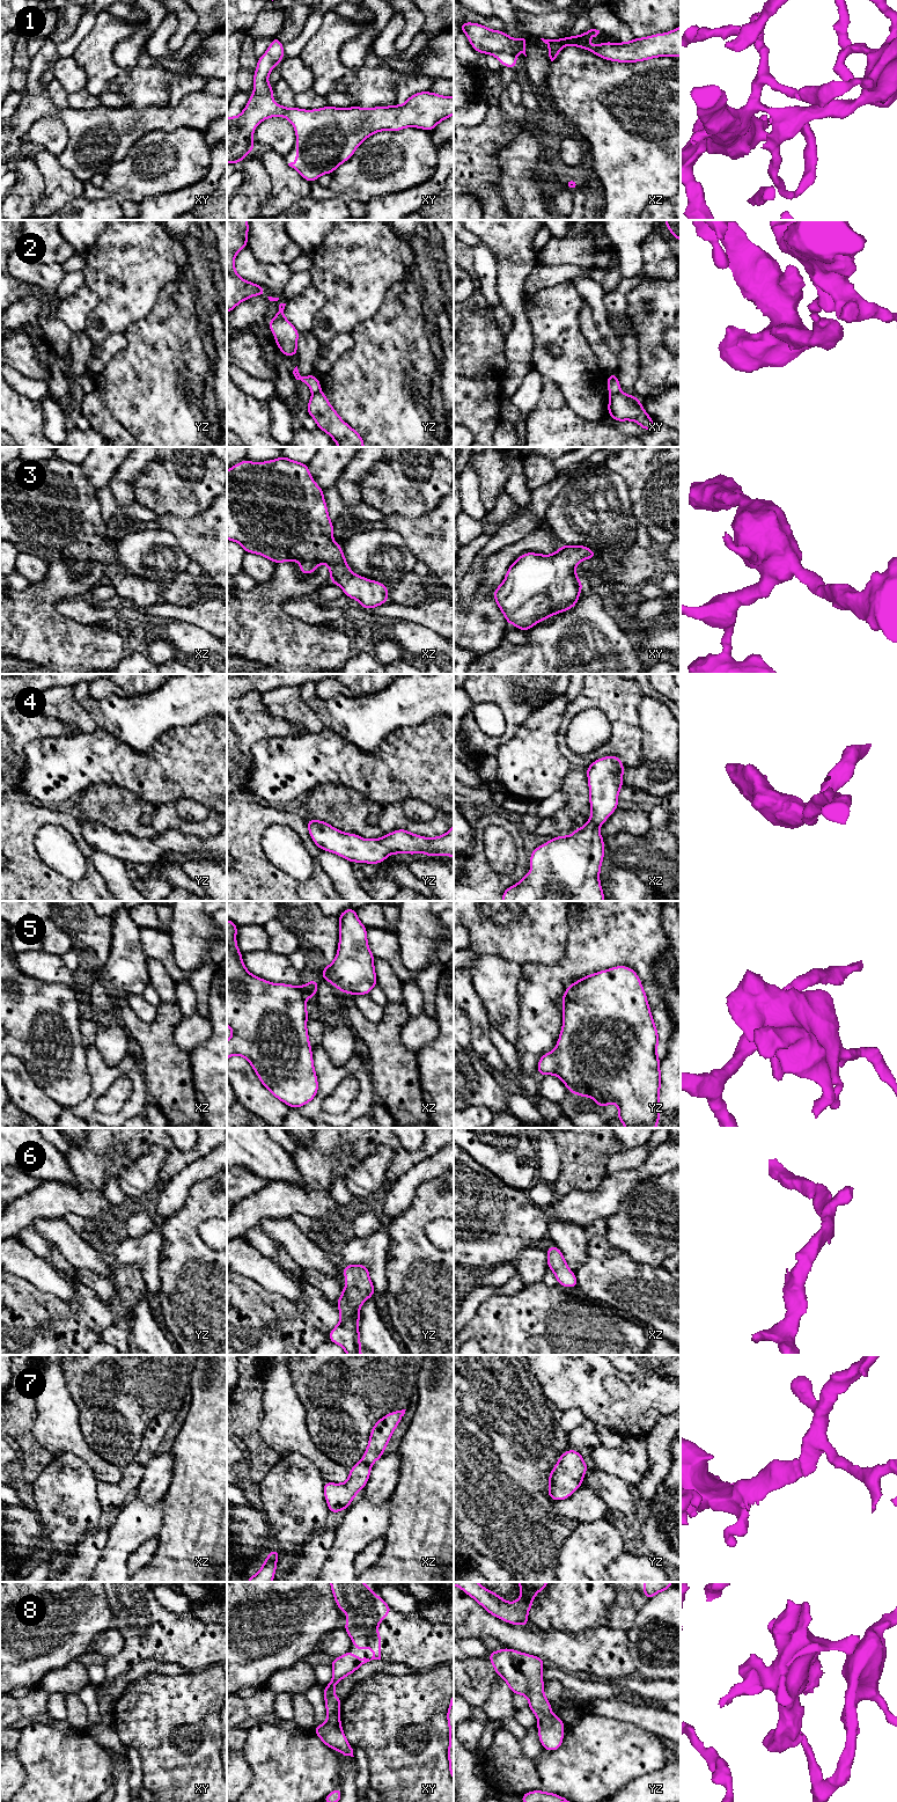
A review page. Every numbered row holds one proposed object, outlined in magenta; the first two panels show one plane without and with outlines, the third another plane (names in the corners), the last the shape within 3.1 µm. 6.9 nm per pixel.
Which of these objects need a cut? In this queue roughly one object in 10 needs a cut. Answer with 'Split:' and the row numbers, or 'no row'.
Split: 2

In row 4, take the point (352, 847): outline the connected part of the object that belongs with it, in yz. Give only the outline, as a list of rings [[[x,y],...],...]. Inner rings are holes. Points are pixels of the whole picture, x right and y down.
[[[313,819],[306,823],[311,840],[321,850],[333,852],[351,863],[380,864],[390,854],[416,856],[417,852],[424,852],[427,857],[454,857],[454,825],[444,835],[432,838],[397,829],[380,840],[365,840],[356,834],[343,833],[321,820]]]

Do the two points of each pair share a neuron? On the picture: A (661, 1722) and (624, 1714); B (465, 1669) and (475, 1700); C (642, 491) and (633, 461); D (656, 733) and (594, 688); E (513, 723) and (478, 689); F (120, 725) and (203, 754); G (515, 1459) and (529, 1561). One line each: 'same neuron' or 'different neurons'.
A: same neuron
B: same neuron
C: same neuron
D: different neurons
E: same neuron
F: different neurons
G: same neuron

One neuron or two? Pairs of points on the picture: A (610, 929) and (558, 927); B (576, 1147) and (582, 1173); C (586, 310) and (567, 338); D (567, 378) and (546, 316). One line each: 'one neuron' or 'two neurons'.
A: two neurons
B: one neuron
C: two neurons
D: one neuron

